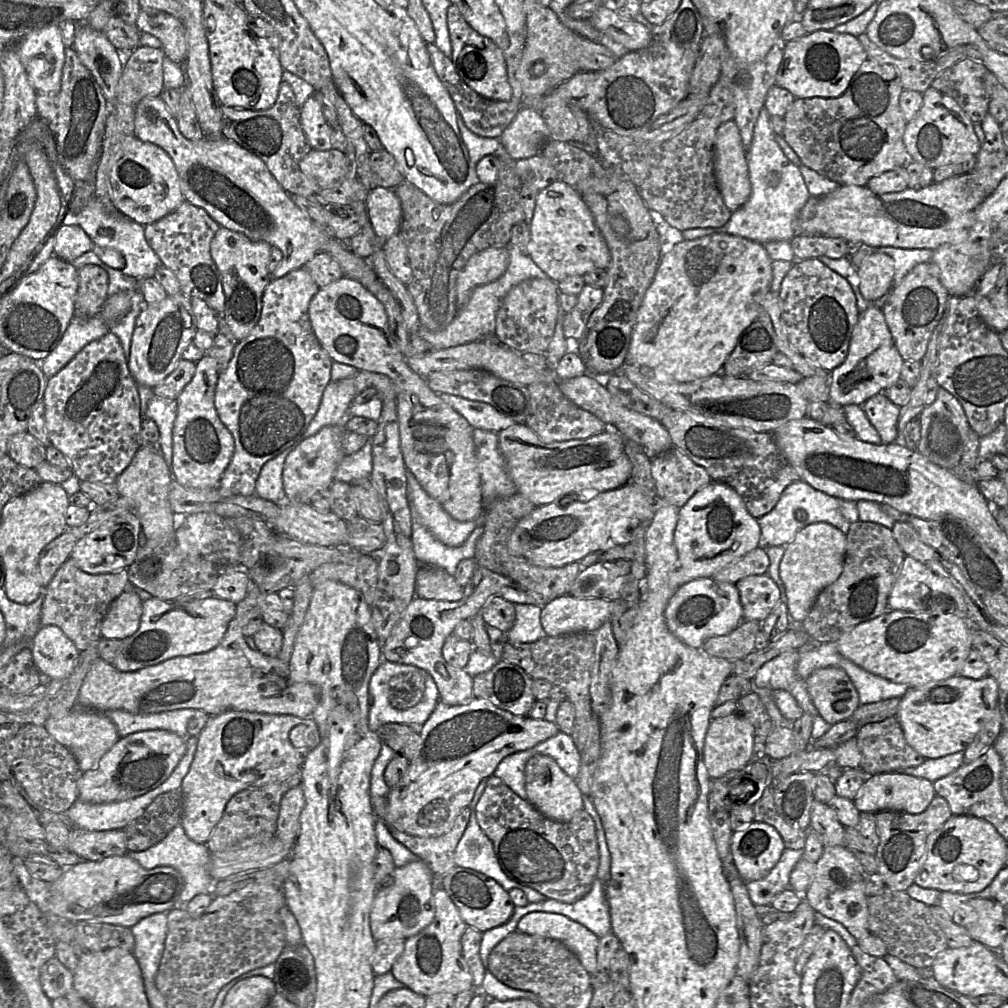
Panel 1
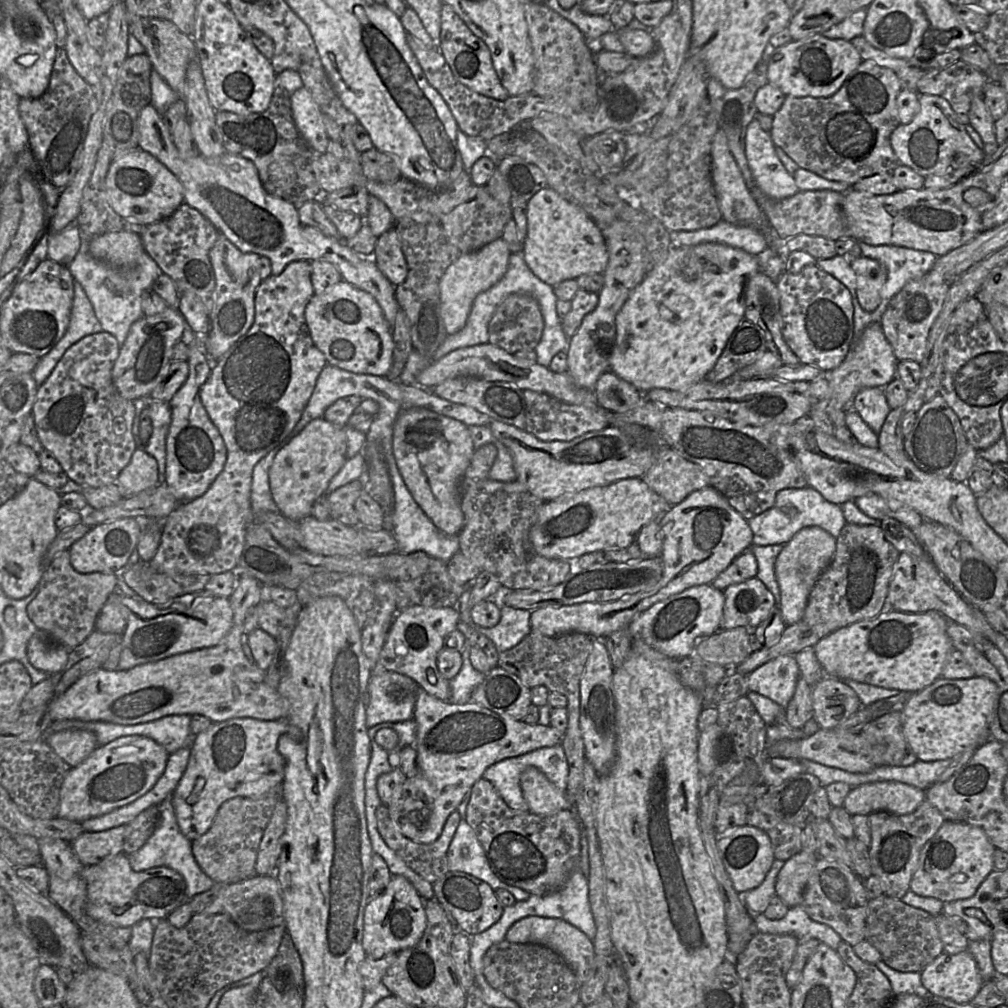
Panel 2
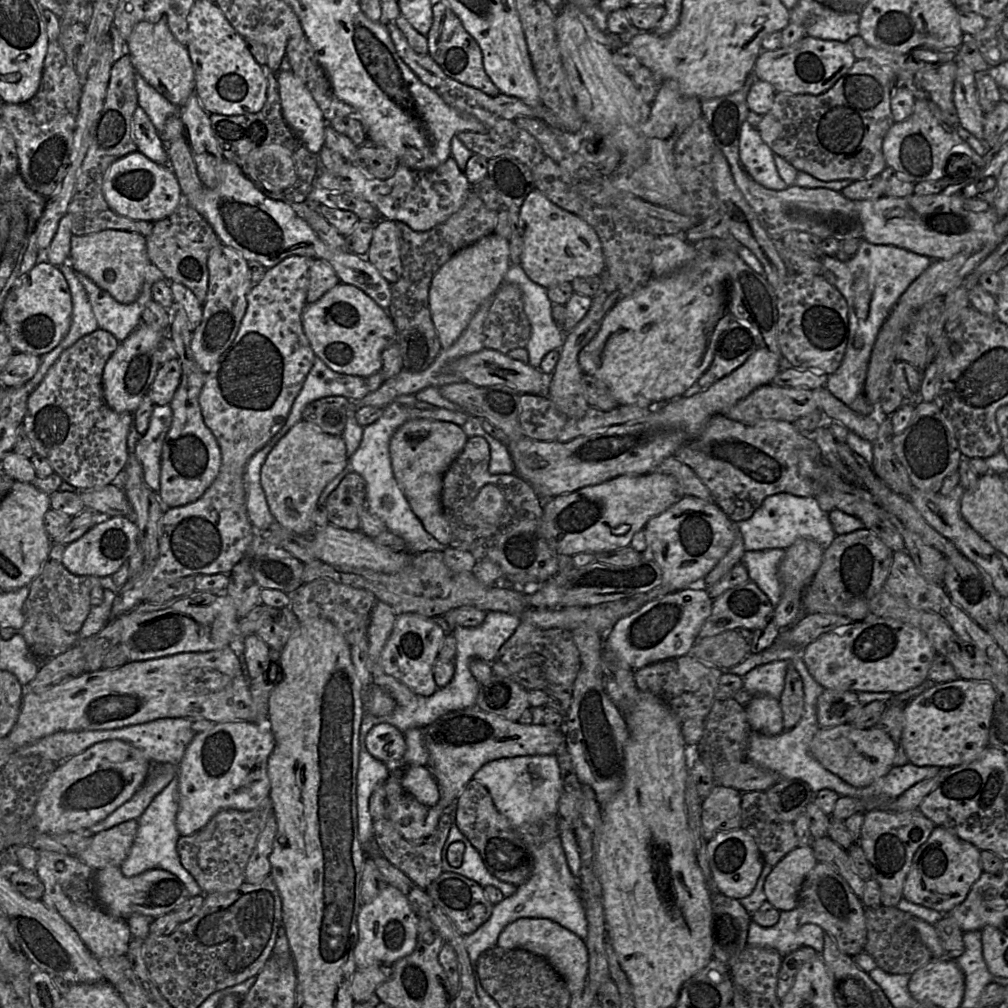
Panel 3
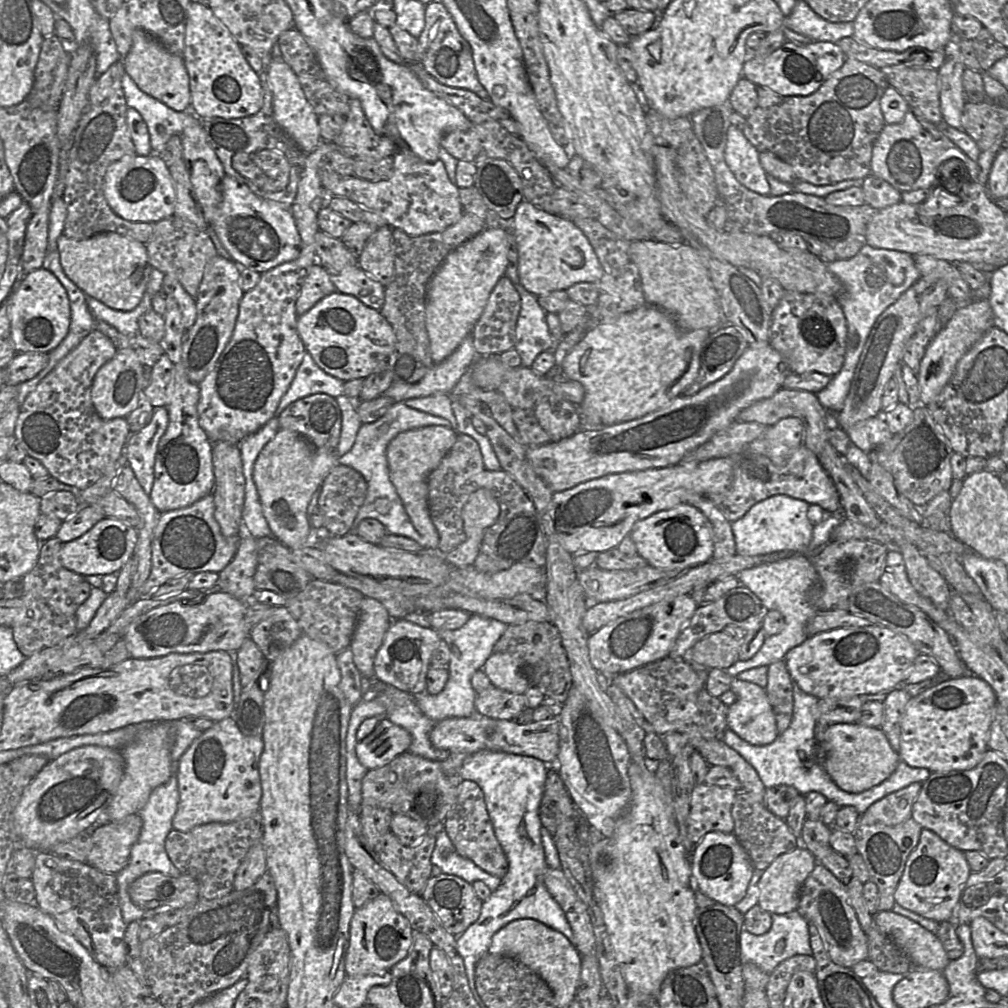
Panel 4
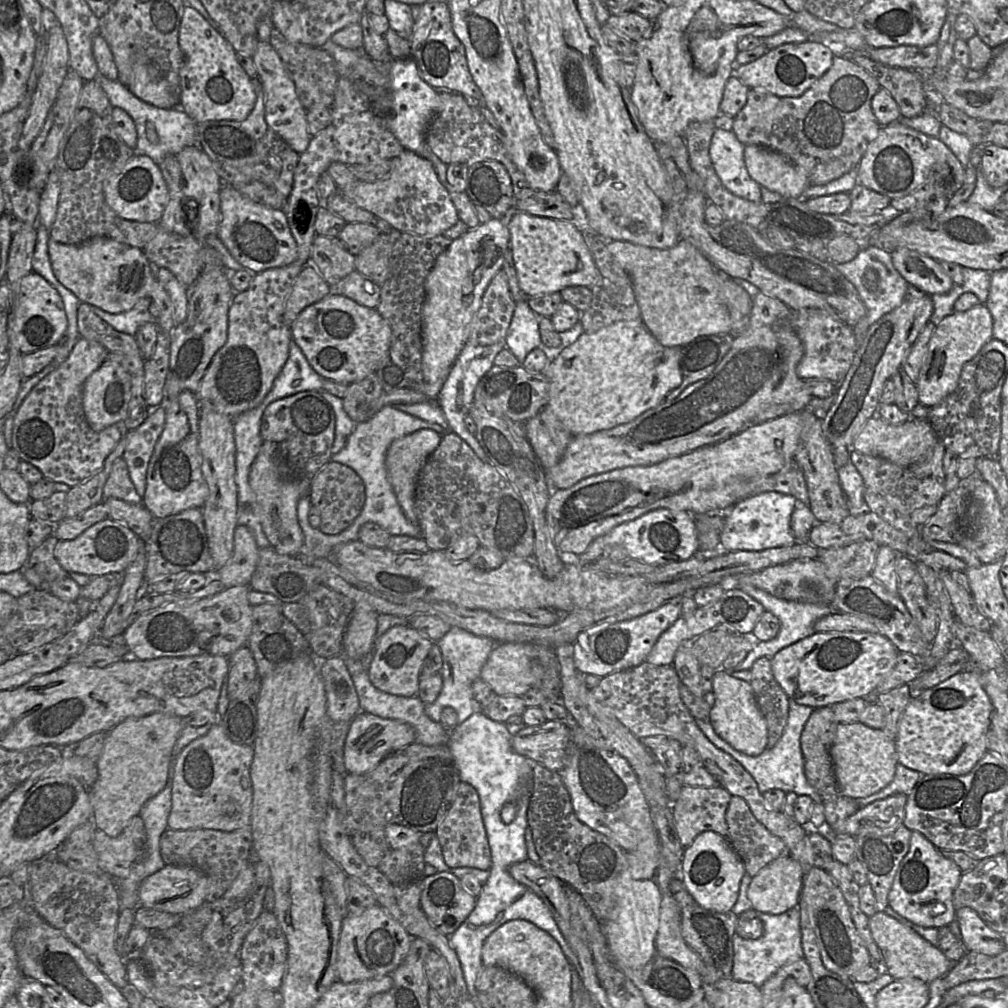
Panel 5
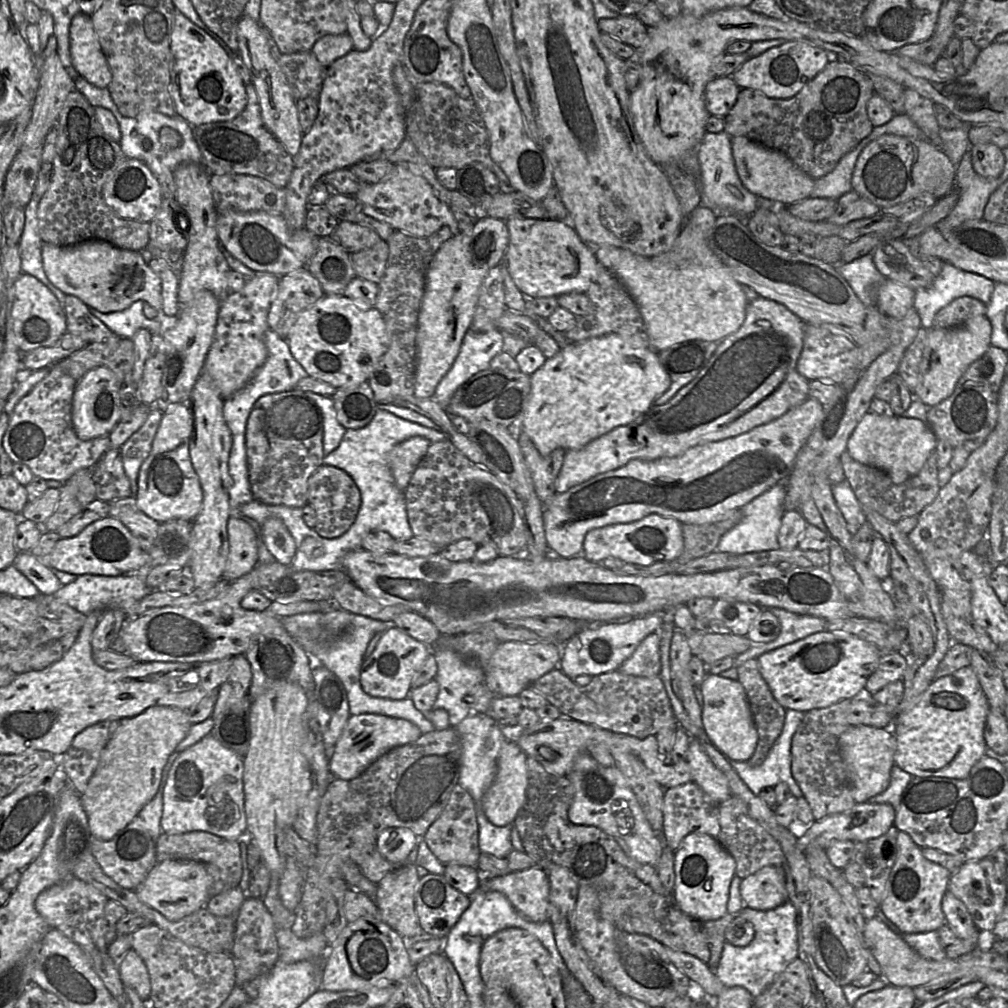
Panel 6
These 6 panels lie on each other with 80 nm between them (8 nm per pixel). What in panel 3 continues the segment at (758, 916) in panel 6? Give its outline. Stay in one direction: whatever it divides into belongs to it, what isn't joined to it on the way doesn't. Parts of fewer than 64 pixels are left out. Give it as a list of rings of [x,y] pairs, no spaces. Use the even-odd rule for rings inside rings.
[[[799,907],[780,911],[777,923],[762,927],[751,922],[748,930],[747,946],[772,948],[783,957],[805,946],[821,953],[824,948],[825,931],[816,924],[804,923]]]

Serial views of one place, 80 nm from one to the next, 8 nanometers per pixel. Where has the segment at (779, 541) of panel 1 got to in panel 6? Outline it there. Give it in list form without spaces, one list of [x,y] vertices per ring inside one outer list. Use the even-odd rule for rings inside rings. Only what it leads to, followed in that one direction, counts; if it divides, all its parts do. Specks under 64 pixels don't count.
[[[779,483],[746,504],[741,509],[740,522],[721,537],[716,551],[742,555],[779,549],[778,533],[785,513],[786,490],[787,484]]]

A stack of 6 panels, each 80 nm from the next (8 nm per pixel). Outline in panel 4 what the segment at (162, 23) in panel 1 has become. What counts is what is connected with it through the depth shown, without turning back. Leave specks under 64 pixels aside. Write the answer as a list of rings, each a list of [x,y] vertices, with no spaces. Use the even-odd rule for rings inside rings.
[[[142,29],[134,30],[131,47],[125,58],[124,70],[144,93],[176,111],[190,109],[189,75],[181,55],[170,53],[157,39]]]

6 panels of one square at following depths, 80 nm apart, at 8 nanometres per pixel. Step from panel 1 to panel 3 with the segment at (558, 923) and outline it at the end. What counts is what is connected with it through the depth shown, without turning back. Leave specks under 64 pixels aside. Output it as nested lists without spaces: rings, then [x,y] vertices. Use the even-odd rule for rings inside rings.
[[[517,919],[501,932],[497,946],[504,949],[523,949],[544,958],[564,979],[571,994],[583,989],[586,985],[589,957],[585,941],[552,920]]]

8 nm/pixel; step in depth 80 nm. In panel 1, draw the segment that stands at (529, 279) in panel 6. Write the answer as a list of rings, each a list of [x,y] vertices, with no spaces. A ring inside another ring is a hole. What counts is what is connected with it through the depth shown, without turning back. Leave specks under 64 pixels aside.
[[[557,180],[539,192],[530,223],[530,258],[555,282],[573,275],[607,269],[611,254],[583,196],[567,183]]]

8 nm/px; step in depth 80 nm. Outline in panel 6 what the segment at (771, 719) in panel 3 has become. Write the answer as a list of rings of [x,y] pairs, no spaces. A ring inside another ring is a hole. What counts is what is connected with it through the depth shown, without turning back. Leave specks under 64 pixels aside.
[[[719,674],[708,675],[695,692],[702,707],[703,726],[711,743],[730,760],[748,761],[756,749],[758,732],[742,684]]]

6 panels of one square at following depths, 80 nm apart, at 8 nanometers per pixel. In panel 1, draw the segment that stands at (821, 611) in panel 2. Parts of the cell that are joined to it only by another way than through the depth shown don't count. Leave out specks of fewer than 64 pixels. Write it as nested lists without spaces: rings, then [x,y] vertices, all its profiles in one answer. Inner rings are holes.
[[[857,521],[846,533],[846,554],[840,577],[817,596],[808,616],[802,621],[803,630],[815,644],[835,642],[855,626],[873,620],[888,610],[888,597],[906,555],[893,537],[891,529],[873,522]]]

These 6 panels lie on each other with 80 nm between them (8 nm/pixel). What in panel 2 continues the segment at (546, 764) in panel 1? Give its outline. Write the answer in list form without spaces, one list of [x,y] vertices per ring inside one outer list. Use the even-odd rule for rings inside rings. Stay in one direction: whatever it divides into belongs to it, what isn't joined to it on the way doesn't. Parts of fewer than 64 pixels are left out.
[[[529,766],[522,772],[520,786],[529,811],[534,814],[552,815],[571,808],[565,790],[557,787],[535,766]]]

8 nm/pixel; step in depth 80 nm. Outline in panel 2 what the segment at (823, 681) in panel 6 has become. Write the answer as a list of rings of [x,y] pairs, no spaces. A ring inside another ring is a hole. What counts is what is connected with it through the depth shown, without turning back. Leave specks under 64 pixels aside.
[[[937,611],[922,614],[882,612],[873,619],[826,635],[813,646],[813,650],[827,676],[917,693],[941,678],[944,664],[953,652],[947,635],[948,624],[949,621]]]

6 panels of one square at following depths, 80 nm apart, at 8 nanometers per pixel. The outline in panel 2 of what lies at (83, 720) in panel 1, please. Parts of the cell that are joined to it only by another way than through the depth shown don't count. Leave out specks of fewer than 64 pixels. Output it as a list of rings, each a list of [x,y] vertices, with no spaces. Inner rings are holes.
[[[63,730],[47,738],[53,751],[71,767],[81,764],[98,746],[96,736],[87,730]]]

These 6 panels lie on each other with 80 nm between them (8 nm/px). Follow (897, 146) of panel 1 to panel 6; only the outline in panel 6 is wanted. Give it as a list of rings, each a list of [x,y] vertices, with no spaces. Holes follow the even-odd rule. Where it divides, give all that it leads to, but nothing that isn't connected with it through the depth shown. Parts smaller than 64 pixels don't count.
[[[829,61],[826,67],[789,99],[769,98],[759,90],[740,89],[737,101],[724,117],[724,132],[744,136],[785,153],[813,179],[829,174],[840,159],[854,149],[874,129],[867,114],[867,103],[875,94],[870,78],[846,61]]]

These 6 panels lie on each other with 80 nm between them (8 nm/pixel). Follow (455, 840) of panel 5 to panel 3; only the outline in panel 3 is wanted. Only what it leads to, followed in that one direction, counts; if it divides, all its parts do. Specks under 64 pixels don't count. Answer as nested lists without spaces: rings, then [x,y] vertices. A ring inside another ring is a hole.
[[[470,780],[463,788],[455,802],[453,816],[454,825],[477,849],[488,871],[498,879],[516,887],[531,876],[535,849],[556,836],[560,837],[558,816],[551,816],[539,825],[515,828],[497,810],[487,788],[475,780]]]

